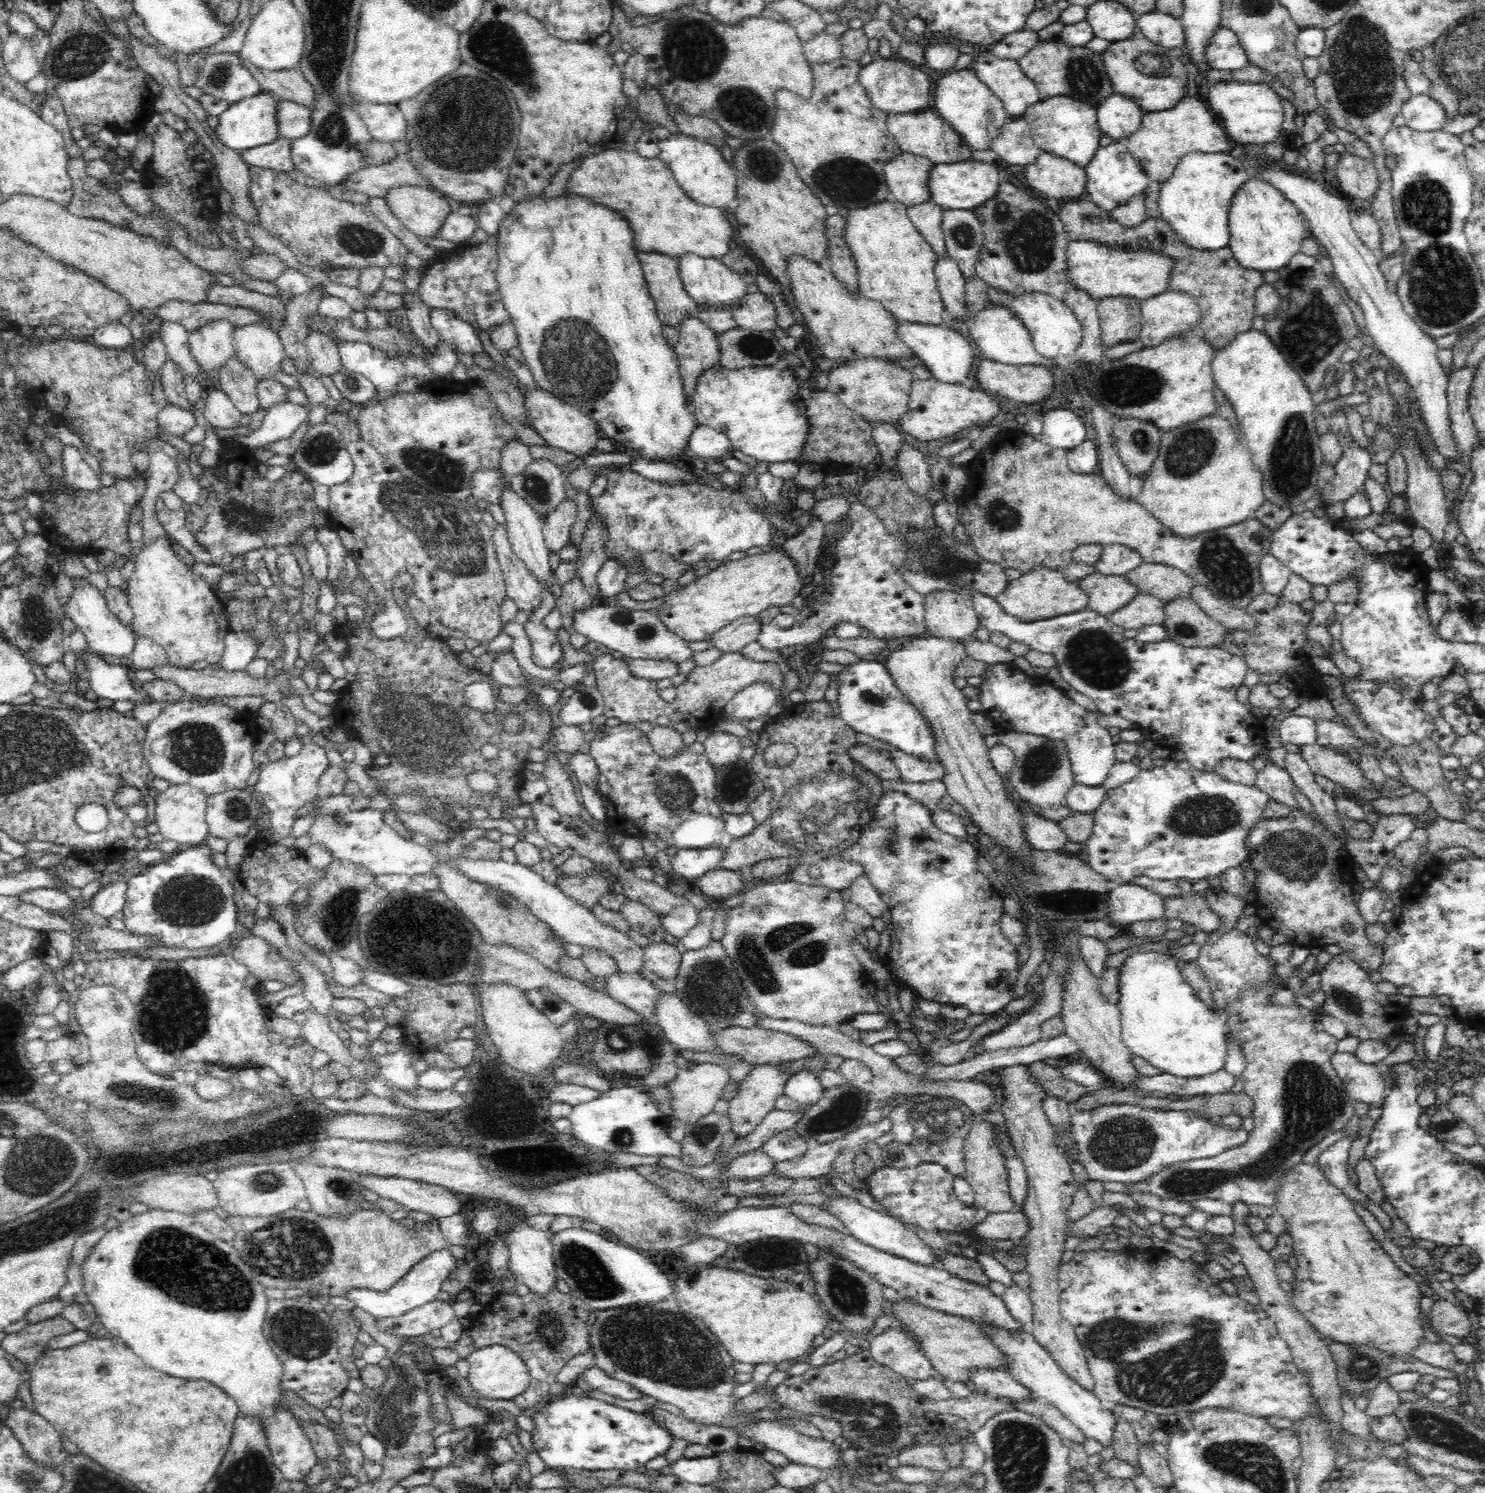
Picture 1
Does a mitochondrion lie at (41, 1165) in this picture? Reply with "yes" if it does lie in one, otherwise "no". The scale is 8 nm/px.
yes

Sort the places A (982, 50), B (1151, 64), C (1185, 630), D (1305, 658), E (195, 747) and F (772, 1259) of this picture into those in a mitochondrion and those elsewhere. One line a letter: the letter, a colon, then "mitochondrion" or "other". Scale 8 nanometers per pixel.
A: other
B: mitochondrion
C: mitochondrion
D: other
E: mitochondrion
F: other

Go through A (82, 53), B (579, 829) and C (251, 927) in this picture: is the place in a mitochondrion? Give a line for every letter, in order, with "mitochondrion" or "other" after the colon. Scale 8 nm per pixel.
A: mitochondrion
B: mitochondrion
C: other

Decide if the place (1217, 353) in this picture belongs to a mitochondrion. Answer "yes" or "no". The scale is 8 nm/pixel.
no

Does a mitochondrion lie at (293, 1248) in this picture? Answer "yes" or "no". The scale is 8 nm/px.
yes

